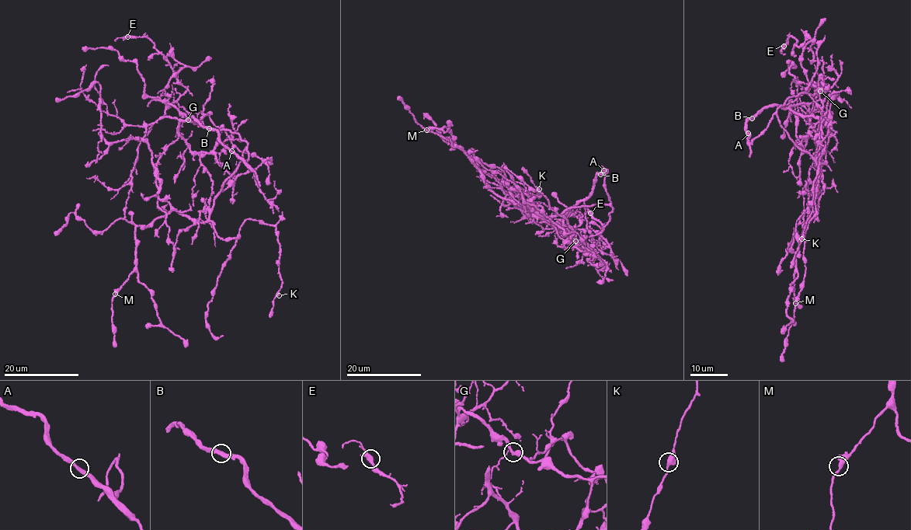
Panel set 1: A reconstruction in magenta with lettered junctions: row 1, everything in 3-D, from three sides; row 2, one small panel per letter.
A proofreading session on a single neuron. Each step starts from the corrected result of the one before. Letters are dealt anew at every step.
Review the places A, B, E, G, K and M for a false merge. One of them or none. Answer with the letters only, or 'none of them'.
none of them

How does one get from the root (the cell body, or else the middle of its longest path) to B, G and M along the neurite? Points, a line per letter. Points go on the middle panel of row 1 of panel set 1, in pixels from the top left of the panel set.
B: (557, 228), (561, 232), (559, 230), (564, 214), (578, 202), (589, 197), (596, 175), (600, 174)
G: (557, 228), (573, 240), (579, 240), (592, 235), (577, 243), (575, 241)
M: (557, 228), (530, 209), (514, 204), (493, 193), (484, 181), (481, 172), (462, 150), (446, 139), (426, 130)

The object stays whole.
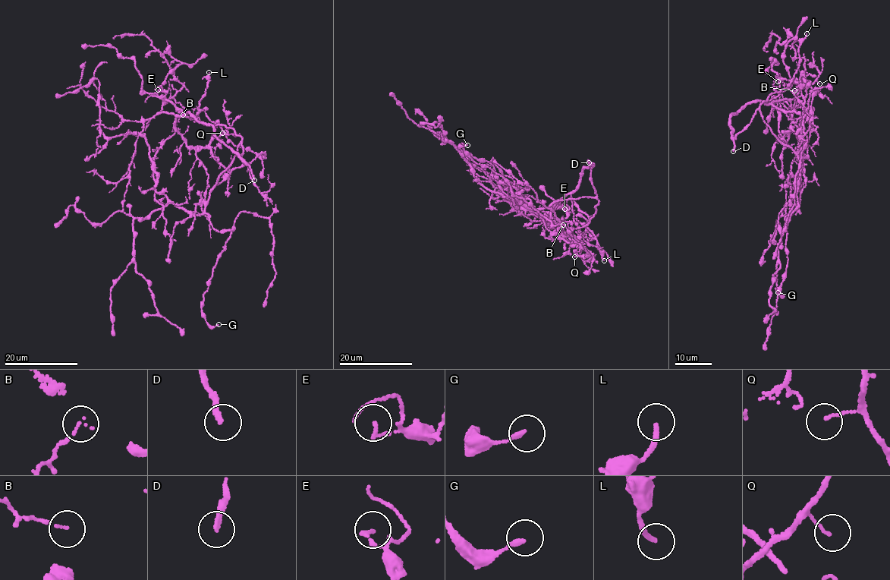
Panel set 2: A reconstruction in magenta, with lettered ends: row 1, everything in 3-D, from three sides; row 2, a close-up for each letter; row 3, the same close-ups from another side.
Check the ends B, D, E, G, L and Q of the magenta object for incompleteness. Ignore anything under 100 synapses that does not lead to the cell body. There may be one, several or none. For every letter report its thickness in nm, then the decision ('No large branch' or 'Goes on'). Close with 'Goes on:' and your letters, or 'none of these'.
B: Thickness 100 nm. No large branch
D: Thickness 180 nm. Goes on
E: Thickness 130 nm. No large branch
G: Thickness 170 nm. No large branch
L: Thickness 160 nm. No large branch
Q: Thickness 120 nm. No large branch
Goes on: D

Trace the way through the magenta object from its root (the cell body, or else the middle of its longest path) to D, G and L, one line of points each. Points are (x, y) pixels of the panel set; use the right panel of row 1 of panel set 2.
D: (802, 133), (800, 166), (797, 156), (773, 134), (757, 109), (752, 121), (733, 140), (733, 151)
G: (802, 133), (799, 189), (794, 188), (797, 207), (789, 217), (786, 272), (781, 296), (778, 292)
L: (802, 133), (802, 118), (798, 114), (764, 102), (790, 83), (798, 67), (800, 41), (806, 33)

